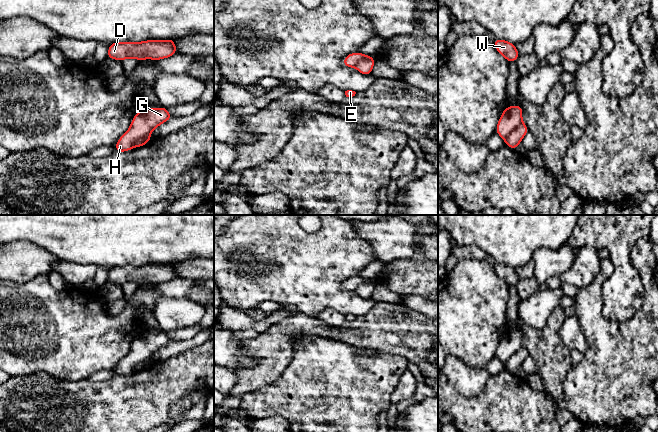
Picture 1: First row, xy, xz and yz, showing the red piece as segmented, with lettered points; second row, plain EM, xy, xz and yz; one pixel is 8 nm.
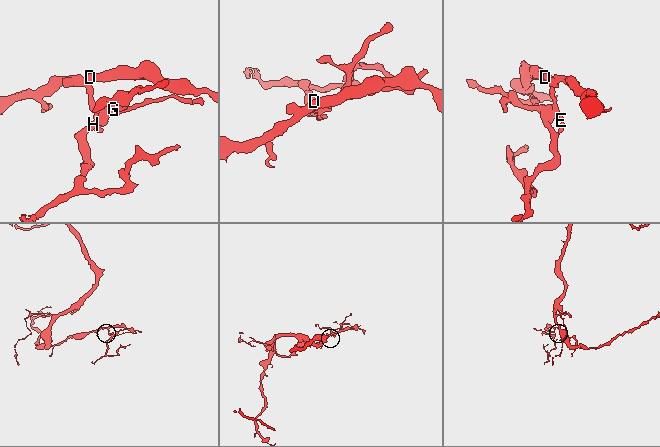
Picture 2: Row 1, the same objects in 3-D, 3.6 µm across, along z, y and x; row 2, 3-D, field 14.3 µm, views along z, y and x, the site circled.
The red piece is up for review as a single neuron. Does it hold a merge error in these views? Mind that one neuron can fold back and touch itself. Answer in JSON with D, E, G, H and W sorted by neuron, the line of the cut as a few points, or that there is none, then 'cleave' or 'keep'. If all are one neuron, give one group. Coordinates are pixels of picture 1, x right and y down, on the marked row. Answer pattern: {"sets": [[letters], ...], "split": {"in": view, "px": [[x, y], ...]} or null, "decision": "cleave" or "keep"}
{"sets": [["D", "E", "W"], ["G", "H"]], "split": {"in": "xy", "px": [[149, 135], [138, 138], [133, 145]]}, "decision": "cleave"}

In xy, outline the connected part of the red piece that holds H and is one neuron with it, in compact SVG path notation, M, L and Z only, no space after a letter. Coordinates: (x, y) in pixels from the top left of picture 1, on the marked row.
M143 107L132 119L130 128L114 145L117 152L129 151L136 140L150 136L151 132L160 124L173 118L167 108L151 109Z

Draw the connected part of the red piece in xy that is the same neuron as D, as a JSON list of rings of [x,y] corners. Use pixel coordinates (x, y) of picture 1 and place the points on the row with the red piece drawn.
[[[174,39],[148,40],[143,42],[116,42],[109,45],[107,58],[122,61],[126,58],[137,60],[168,58],[177,53]]]

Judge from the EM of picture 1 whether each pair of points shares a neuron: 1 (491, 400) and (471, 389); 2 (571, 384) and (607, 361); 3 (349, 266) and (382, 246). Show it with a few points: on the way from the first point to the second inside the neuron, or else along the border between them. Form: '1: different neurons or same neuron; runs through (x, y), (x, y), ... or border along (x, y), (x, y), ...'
1: different neurons; border along (490, 376), (477, 396), (464, 397), (457, 392)
2: same neuron; runs through (578, 380), (586, 380), (598, 370)
3: different neurons; border along (356, 235), (370, 244), (376, 259)

